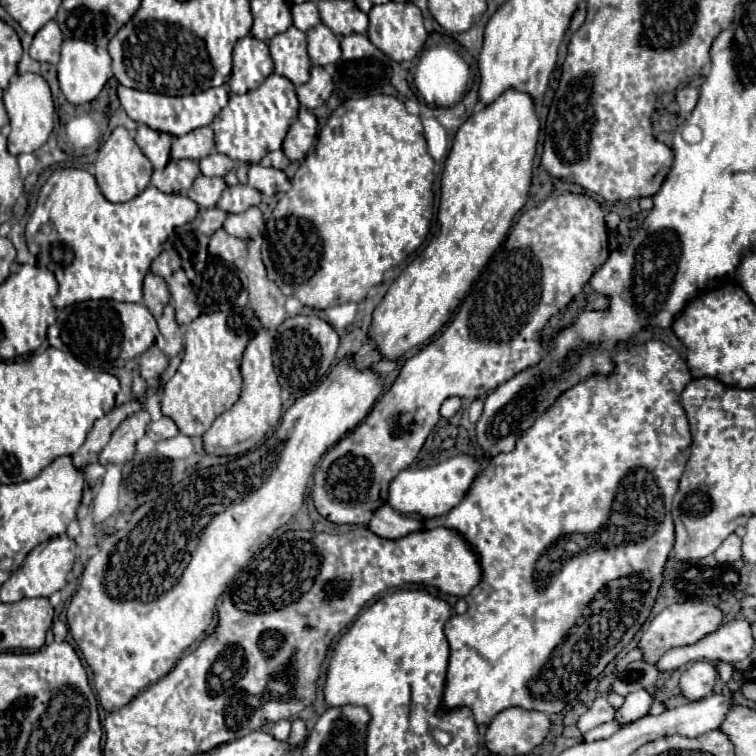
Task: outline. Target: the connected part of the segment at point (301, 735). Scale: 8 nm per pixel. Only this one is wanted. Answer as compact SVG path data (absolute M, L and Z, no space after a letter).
M301 718L293 720L293 728L291 728L291 734L289 734L289 742L291 744L299 744L299 742L305 740L305 734L307 734L305 720L301 720Z

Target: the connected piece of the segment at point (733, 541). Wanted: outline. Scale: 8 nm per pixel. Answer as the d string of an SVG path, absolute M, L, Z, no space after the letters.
M731 534L723 540L723 544L715 550L715 560L719 560L721 564L725 562L735 562L741 558L741 538L737 534Z

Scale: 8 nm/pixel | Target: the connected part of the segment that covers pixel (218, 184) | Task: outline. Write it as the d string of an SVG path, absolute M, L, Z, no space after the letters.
M197 176L195 184L187 190L187 196L191 200L195 200L201 208L213 208L225 188L227 188L227 184L225 184L223 178Z

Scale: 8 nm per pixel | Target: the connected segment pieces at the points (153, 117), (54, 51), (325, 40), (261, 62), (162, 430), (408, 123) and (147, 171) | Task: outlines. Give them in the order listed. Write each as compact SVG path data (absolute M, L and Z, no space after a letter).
M226 84L220 87L203 90L199 94L189 96L167 96L167 94L153 94L153 92L139 92L127 86L119 86L117 90L121 106L125 108L127 116L135 122L143 122L153 130L167 132L171 136L183 136L195 128L207 126L213 122L213 118L228 104L229 88Z
M51 20L35 34L29 54L39 62L57 64L59 52L61 52L61 42L63 42L63 34L59 30L59 24L55 24L55 20Z
M317 24L315 28L311 28L307 32L307 50L311 56L311 62L315 66L327 66L327 64L335 64L341 56L341 48L339 48L339 36L335 36L331 32L331 28L327 28L325 24Z
M251 34L241 38L233 50L233 74L229 88L235 94L245 94L255 90L273 72L273 60L269 56L269 46L255 40Z
M163 416L161 420L157 422L151 422L147 426L147 436L153 440L153 442L161 442L161 440L167 440L167 438L173 438L179 434L179 428L175 426L175 422L167 416Z
M375 94L359 100L345 100L327 120L319 134L319 142L315 146L315 152L305 158L305 162L299 166L299 170L293 176L293 188L279 200L279 204L273 210L273 216L267 222L267 244L265 244L265 254L263 254L263 264L267 268L269 278L281 288L285 296L295 296L301 300L301 304L317 310L327 310L337 304L347 304L347 302L361 302L365 300L369 288L379 284L383 280L383 274L397 266L401 260L405 260L411 252L415 252L427 238L429 224L433 218L433 158L427 152L427 144L423 138L423 126L421 118L413 116L407 112L405 104L399 102L395 96L387 94Z
M117 126L109 134L109 138L101 144L97 160L95 160L95 180L97 180L103 196L109 202L127 202L149 186L151 174L153 174L151 162L143 156L143 152L139 152L139 146L135 144L129 130L123 126Z

